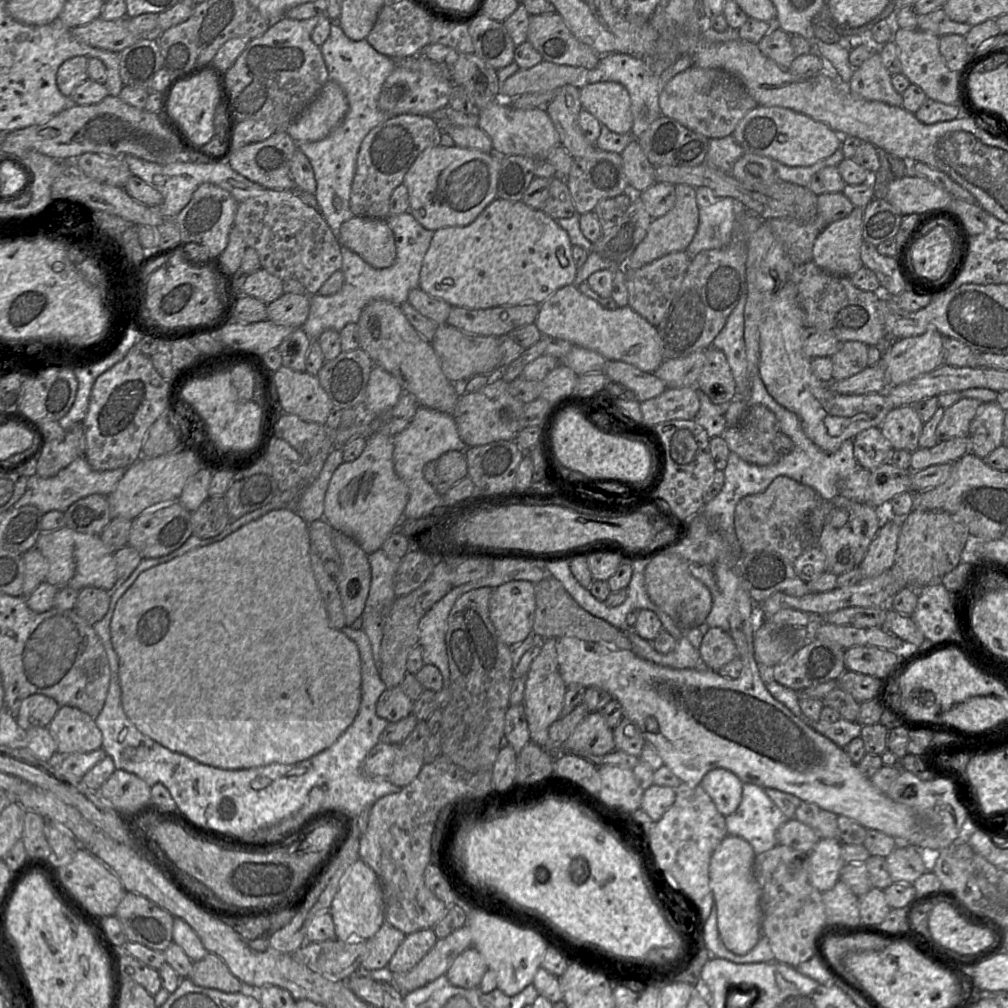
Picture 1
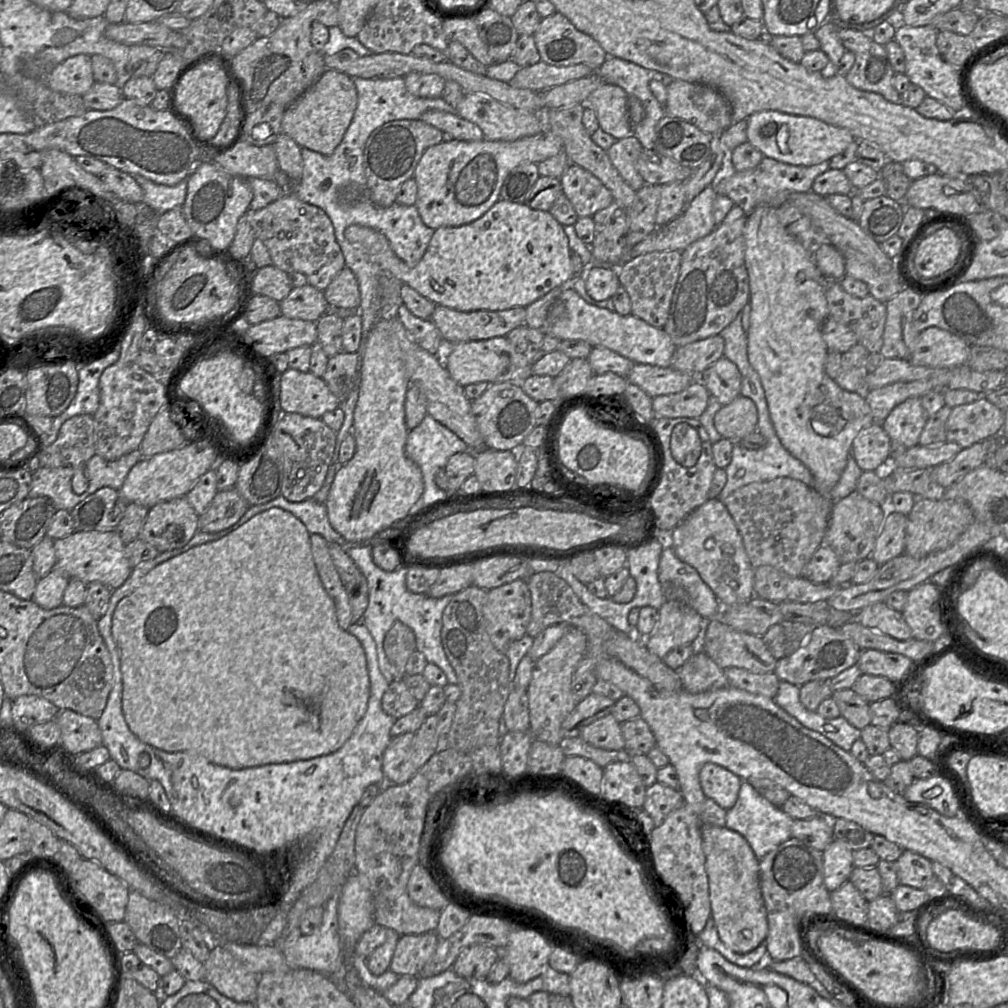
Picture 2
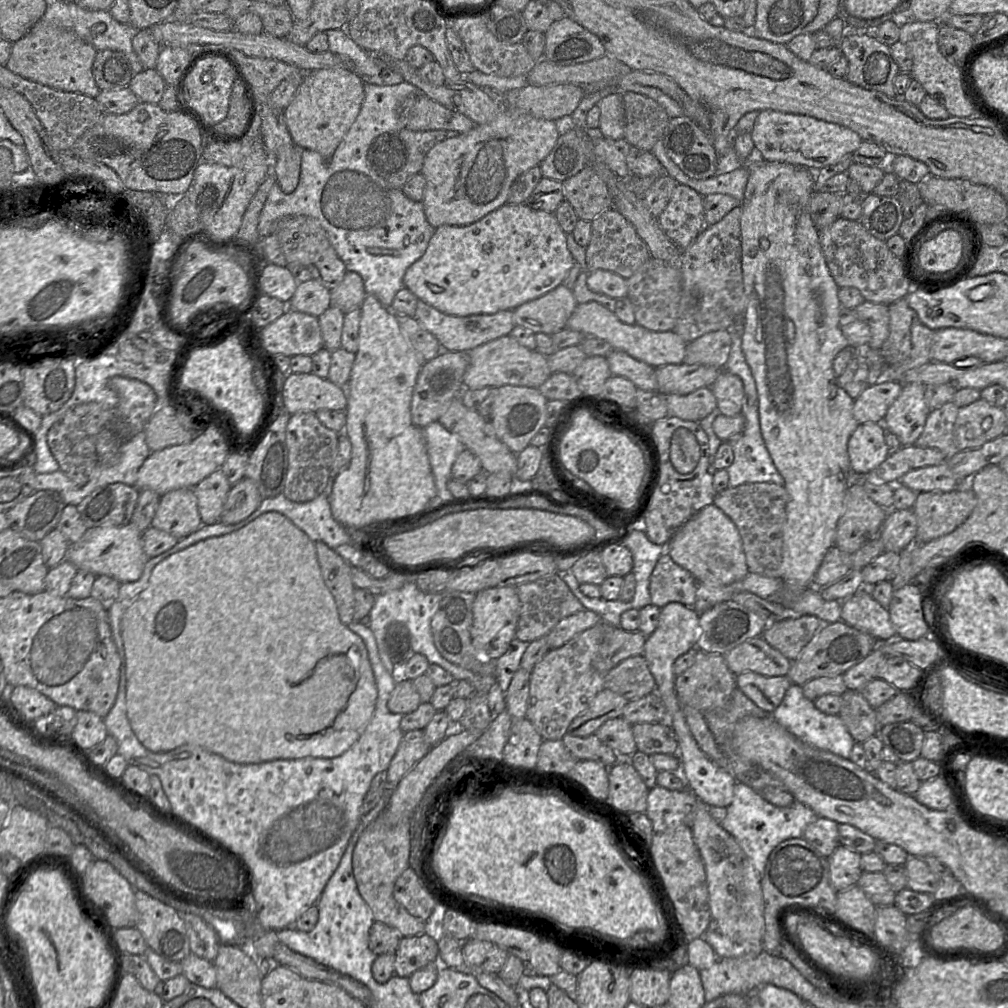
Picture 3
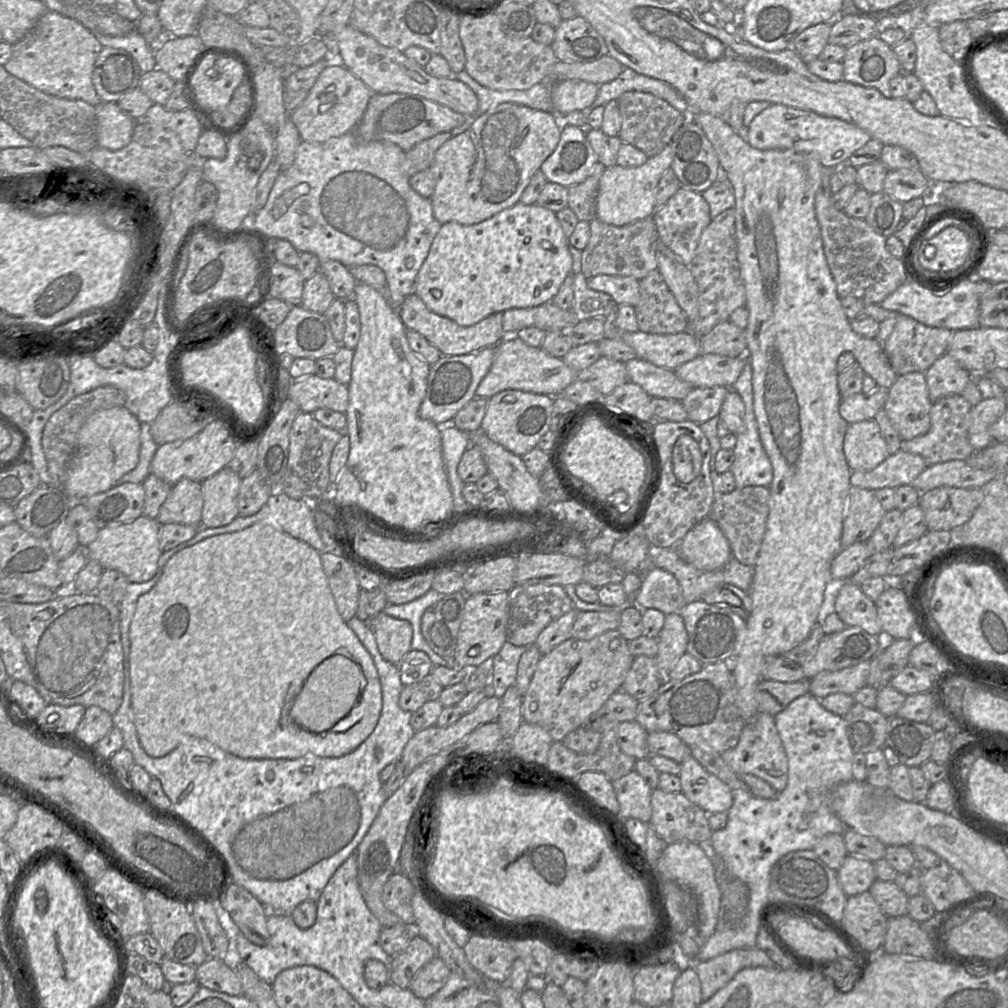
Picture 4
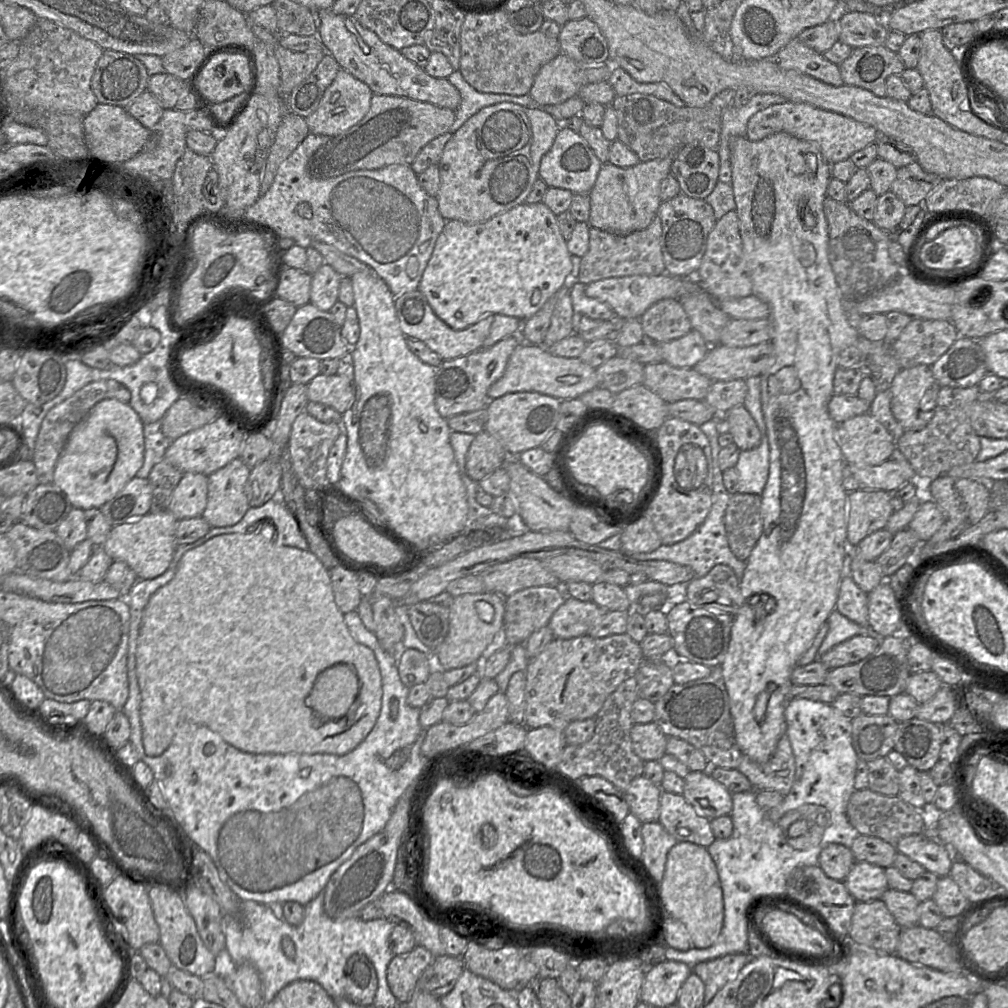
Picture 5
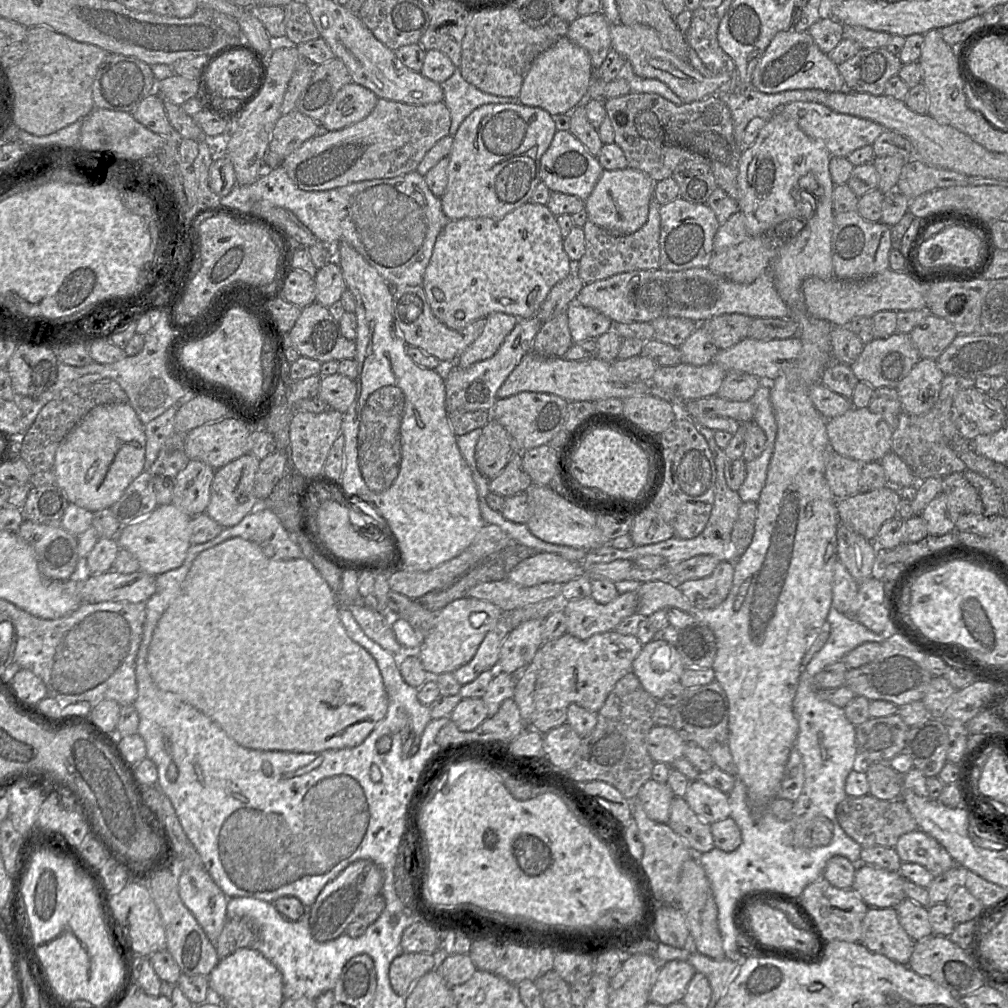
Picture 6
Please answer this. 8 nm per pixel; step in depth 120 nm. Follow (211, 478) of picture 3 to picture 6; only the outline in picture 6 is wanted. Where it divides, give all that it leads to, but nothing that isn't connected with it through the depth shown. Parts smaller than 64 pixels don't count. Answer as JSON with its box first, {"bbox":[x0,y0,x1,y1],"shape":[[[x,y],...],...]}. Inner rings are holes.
{"bbox":[205,453,260,528],"shape":[[[246,453],[215,470],[210,501],[205,512],[223,528],[238,524],[259,506],[254,492],[254,479],[260,461],[253,455]]]}

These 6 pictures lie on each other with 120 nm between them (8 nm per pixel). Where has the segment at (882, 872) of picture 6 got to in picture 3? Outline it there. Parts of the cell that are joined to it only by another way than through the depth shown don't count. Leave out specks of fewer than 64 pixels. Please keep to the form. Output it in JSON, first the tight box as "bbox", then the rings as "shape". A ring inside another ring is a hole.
{"bbox":[828,845,862,891],"shape":[[[839,845],[828,857],[828,863],[830,881],[836,891],[857,884],[862,874],[860,853]]]}

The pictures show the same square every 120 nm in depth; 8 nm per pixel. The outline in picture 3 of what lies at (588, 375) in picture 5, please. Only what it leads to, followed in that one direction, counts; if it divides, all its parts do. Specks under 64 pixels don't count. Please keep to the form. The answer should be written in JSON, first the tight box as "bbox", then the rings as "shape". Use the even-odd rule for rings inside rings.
{"bbox":[463,335,552,390],"shape":[[[510,335],[477,346],[468,352],[468,356],[469,365],[463,376],[464,389],[476,390],[504,385],[538,388],[552,374],[547,357],[524,347]]]}

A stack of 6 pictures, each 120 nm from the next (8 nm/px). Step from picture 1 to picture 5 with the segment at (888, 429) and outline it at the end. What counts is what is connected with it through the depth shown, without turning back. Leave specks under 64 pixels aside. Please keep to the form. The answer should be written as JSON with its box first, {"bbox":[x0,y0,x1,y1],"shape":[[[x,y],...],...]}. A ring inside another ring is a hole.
{"bbox":[889,367,941,431],"shape":[[[931,367],[901,369],[889,385],[891,411],[905,431],[923,429],[934,416],[941,387]]]}

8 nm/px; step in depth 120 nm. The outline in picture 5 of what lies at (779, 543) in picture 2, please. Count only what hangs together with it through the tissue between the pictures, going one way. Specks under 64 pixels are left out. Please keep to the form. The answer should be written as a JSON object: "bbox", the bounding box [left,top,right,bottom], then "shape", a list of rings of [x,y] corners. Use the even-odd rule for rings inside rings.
{"bbox":[724,493,763,562],"shape":[[[741,493],[731,495],[724,524],[732,553],[746,562],[763,531],[761,496]]]}

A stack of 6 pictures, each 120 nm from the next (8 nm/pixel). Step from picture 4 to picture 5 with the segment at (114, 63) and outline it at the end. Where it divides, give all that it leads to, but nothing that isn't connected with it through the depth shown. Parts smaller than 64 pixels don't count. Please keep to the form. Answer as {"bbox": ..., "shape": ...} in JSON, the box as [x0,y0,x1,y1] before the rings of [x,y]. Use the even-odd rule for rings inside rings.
{"bbox":[91,50,149,107],"shape":[[[104,50],[98,60],[91,80],[91,88],[98,103],[129,107],[144,91],[148,90],[149,74],[137,57],[114,50]]]}

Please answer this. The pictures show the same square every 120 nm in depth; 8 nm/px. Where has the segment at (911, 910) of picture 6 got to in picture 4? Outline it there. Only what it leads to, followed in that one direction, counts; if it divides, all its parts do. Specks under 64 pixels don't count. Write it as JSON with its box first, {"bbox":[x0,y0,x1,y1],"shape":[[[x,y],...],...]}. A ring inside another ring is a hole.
{"bbox":[868,879,909,918],"shape":[[[876,879],[868,891],[888,918],[908,915],[909,897],[895,882]]]}

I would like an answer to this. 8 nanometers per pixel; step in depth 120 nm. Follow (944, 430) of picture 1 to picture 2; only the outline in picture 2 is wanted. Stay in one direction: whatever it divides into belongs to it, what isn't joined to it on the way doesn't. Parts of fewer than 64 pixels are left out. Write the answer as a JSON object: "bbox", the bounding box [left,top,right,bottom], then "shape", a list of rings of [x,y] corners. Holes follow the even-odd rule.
{"bbox":[946,395,1005,449],"shape":[[[981,395],[972,403],[952,408],[946,422],[947,441],[957,443],[964,449],[977,442],[999,435],[1005,422],[1004,411],[989,402],[985,395]]]}

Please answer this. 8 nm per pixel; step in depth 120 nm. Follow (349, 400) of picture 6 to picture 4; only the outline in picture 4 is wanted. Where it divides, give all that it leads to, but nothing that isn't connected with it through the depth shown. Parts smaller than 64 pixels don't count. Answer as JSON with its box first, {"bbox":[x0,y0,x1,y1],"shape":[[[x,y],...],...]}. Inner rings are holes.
{"bbox":[288,374,349,413],"shape":[[[316,374],[294,379],[288,390],[291,398],[302,412],[314,412],[329,408],[345,413],[349,402],[348,385],[335,378],[321,378]]]}

